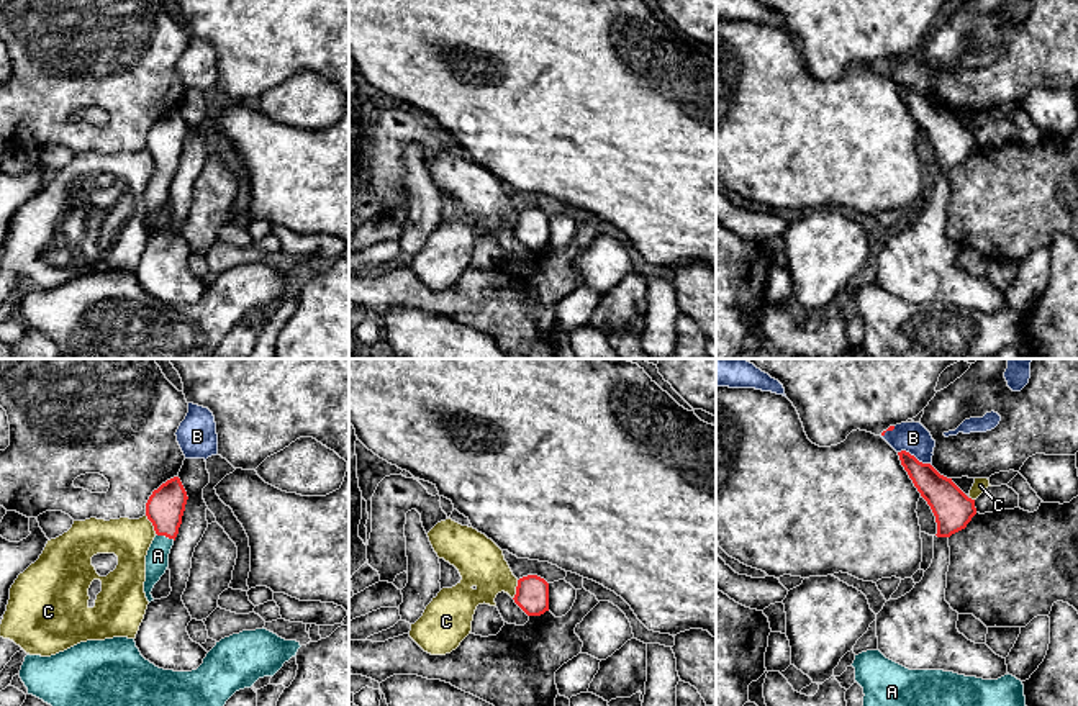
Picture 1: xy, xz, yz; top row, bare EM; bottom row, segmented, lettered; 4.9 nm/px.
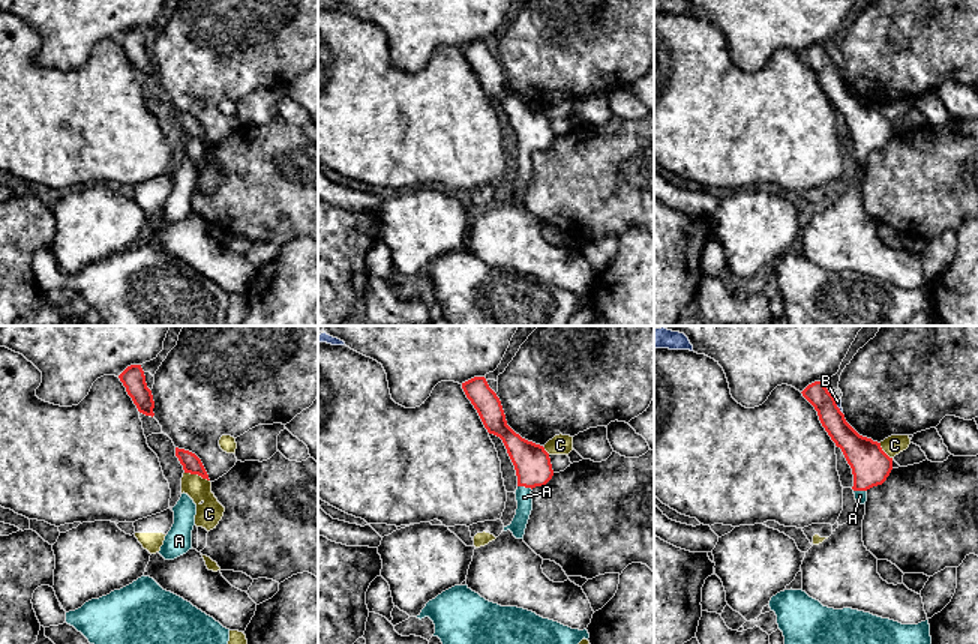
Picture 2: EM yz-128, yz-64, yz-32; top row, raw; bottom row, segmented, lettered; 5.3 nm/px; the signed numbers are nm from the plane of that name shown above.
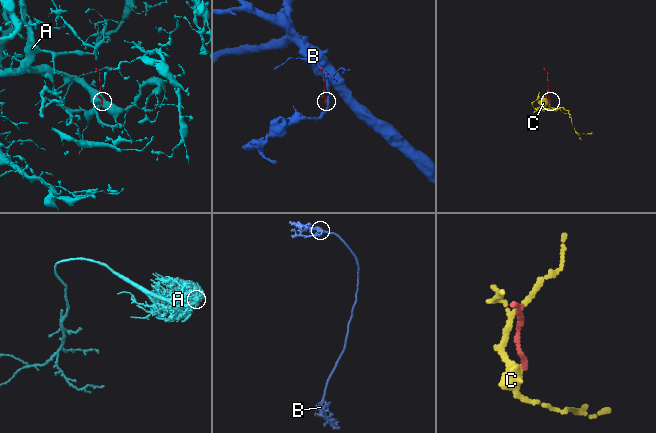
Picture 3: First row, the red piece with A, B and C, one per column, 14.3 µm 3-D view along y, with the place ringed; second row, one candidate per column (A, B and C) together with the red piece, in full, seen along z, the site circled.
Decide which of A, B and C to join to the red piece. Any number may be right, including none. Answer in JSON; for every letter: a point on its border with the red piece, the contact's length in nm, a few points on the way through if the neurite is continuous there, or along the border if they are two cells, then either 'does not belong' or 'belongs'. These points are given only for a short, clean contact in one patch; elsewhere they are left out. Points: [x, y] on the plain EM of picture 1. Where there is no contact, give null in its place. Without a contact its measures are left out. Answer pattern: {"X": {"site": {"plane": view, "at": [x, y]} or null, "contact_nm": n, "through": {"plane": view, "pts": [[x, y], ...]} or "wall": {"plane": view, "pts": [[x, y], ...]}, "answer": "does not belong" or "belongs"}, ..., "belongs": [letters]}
{"A": {"site": {"plane": "xy", "at": [166, 169]}, "contact_nm": 100, "through": {"plane": "xy", "pts": [[164, 141], [166, 169], [158, 189]]}, "answer": "belongs"}, "B": {"site": {"plane": "yz", "at": [913, 89]}, "contact_nm": 180, "wall": {"plane": "yz", "pts": [[898, 84], [908, 84], [921, 95], [931, 99]]}, "answer": "does not belong"}, "C": {"site": {"plane": "xy", "at": [153, 158]}, "contact_nm": 110, "wall": {"plane": "xy", "pts": [[146, 148], [156, 166]]}, "answer": "does not belong"}, "belongs": ["A"]}

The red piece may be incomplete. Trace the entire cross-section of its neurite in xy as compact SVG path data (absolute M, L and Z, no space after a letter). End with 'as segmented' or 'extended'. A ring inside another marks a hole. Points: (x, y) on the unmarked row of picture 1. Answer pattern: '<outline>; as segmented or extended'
M174 110L152 124L146 136L146 149L152 156L156 170L146 188L144 226L154 234L151 224L169 200L169 187L182 157L187 124L179 110Z; extended

